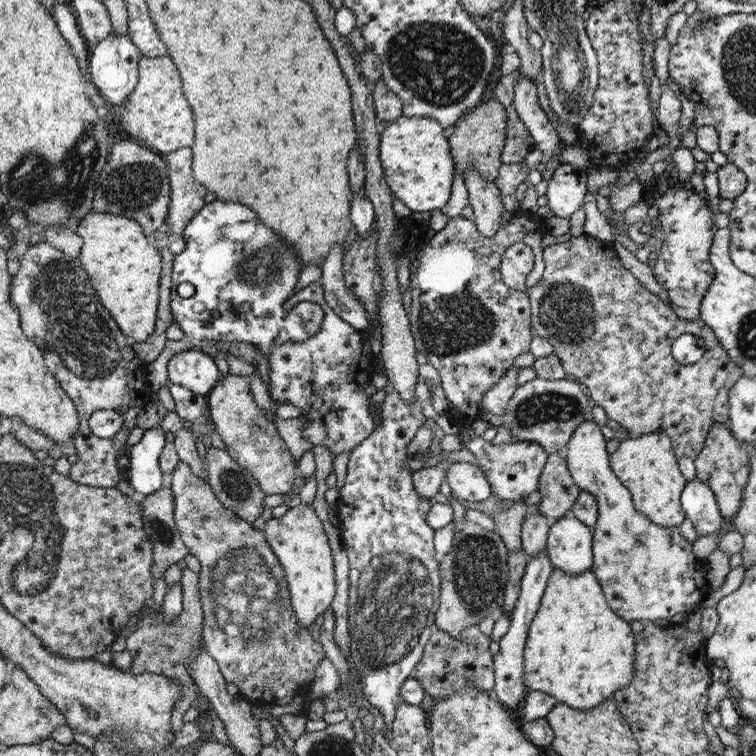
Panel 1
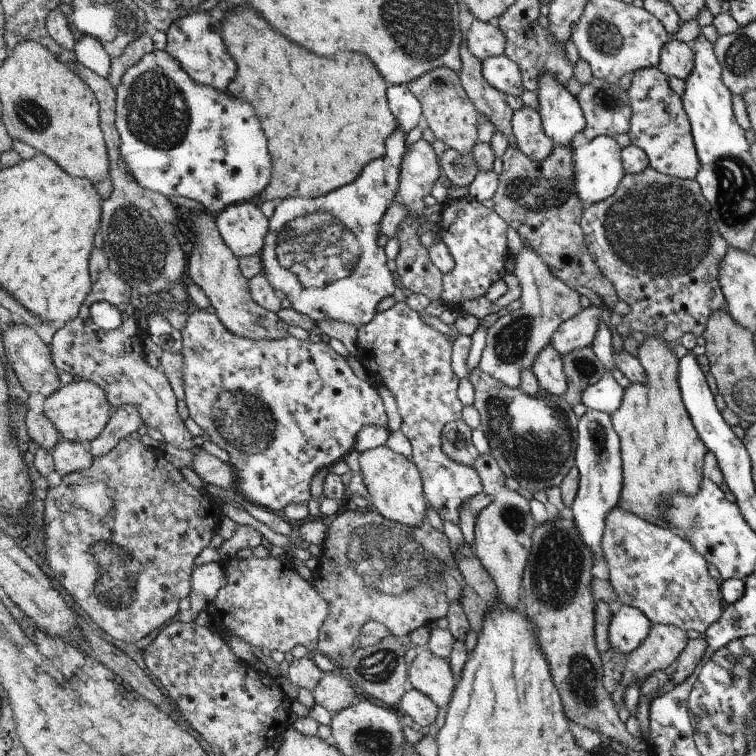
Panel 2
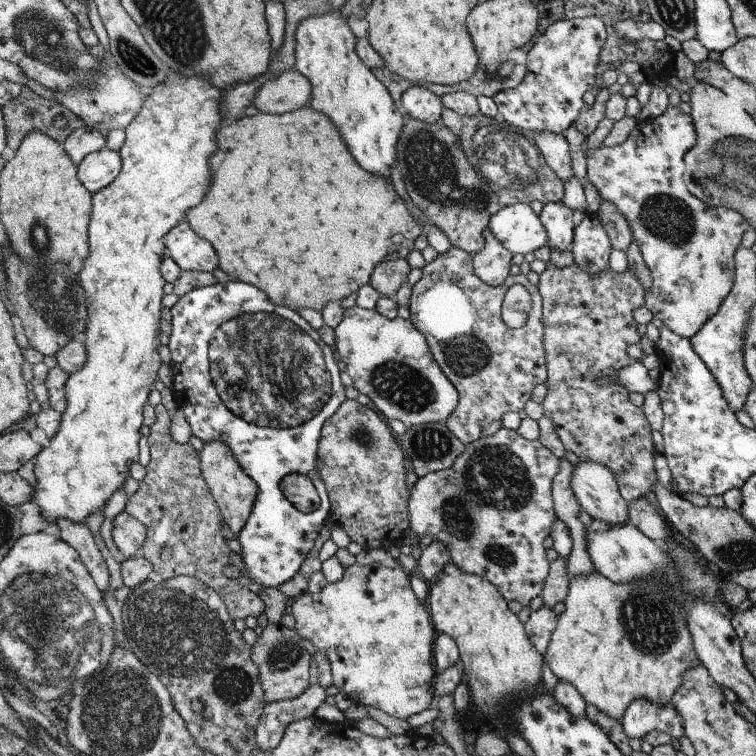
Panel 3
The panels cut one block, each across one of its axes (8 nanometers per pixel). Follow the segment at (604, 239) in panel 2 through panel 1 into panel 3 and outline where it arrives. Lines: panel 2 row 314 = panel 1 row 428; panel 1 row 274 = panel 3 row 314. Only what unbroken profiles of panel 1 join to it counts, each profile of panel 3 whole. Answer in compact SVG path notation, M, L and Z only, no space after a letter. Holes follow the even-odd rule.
M574 262L563 267L547 263L546 269L539 277L537 287L543 302L543 347L547 368L547 394L541 404L544 416L552 419L565 450L574 452L580 461L593 460L613 472L620 494L628 503L644 497L654 483L658 482L653 463L655 448L652 428L641 407L636 407L628 399L629 390L626 387L620 384L601 385L597 383L597 379L614 375L624 367L639 361L631 358L626 348L630 344L639 343L641 339L636 331L637 323L632 317L632 312L640 306L645 306L648 290L628 266L619 273L608 267L606 270L590 274Z

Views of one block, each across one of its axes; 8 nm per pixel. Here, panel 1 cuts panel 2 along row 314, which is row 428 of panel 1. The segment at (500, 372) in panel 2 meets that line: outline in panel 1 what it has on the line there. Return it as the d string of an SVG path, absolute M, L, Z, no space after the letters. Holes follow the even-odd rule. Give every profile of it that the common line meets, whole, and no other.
M536 377L516 387L502 417L504 428L508 428L514 440L540 443L550 454L568 444L574 429L585 421L586 414L591 411L590 398L581 383L569 377L562 380Z

